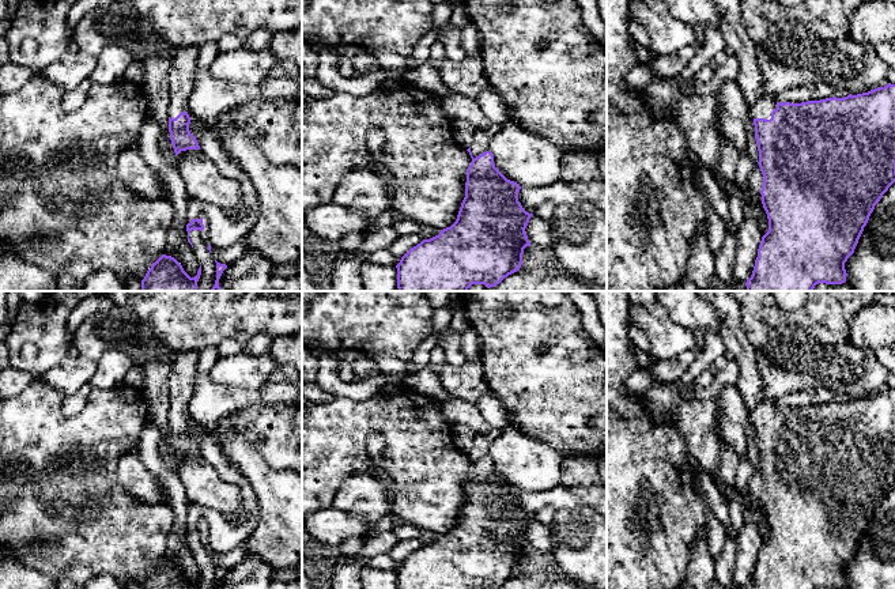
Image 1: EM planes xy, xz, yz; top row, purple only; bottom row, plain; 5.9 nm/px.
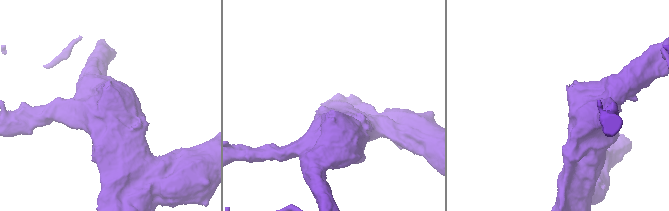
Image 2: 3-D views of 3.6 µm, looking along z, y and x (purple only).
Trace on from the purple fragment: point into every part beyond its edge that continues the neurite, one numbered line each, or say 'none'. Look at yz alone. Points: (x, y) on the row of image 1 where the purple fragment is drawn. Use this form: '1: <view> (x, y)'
1: yz (750, 80)

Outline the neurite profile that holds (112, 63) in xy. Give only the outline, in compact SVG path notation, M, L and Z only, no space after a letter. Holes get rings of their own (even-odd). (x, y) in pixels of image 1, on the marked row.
M107 46L97 57L97 65L90 80L92 84L113 84L121 82L124 80L128 65L135 61L135 54L126 46Z

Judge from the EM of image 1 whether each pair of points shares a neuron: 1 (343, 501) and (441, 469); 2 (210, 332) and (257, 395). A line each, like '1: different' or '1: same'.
1: different
2: different

